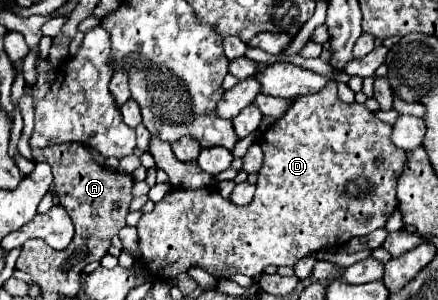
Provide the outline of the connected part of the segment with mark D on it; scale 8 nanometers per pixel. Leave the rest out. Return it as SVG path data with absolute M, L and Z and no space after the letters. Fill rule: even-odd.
M328 82L328 86L316 94L298 96L286 116L276 120L260 142L264 166L258 172L260 178L254 200L247 206L237 206L210 188L170 190L156 202L152 212L142 214L136 226L140 256L134 266L150 270L150 274L160 280L172 280L194 266L216 278L234 274L256 276L270 264L294 266L296 260L306 254L342 248L354 236L366 236L384 228L398 206L394 186L398 186L398 174L402 174L402 166L406 166L406 152L394 146L390 134L392 126L378 120L364 104L340 102L334 82Z

